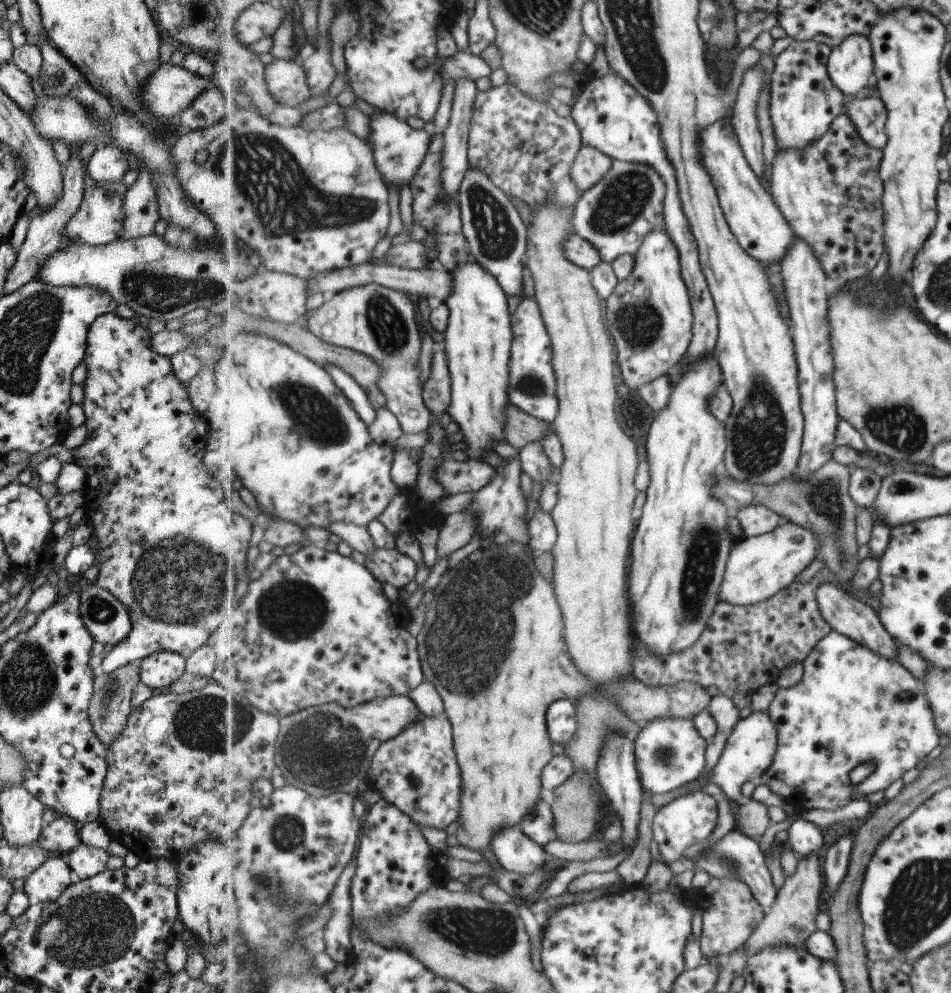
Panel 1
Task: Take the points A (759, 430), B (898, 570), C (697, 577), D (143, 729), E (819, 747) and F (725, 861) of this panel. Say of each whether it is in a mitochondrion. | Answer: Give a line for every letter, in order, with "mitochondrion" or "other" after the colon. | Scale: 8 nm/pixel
A: mitochondrion
B: other
C: mitochondrion
D: other
E: other
F: mitochondrion

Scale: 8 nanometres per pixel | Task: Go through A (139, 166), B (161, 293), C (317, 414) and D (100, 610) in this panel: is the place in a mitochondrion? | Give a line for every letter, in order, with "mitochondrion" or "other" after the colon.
A: other
B: mitochondrion
C: mitochondrion
D: mitochondrion

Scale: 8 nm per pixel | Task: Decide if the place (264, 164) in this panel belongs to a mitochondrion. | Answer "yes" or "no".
yes

